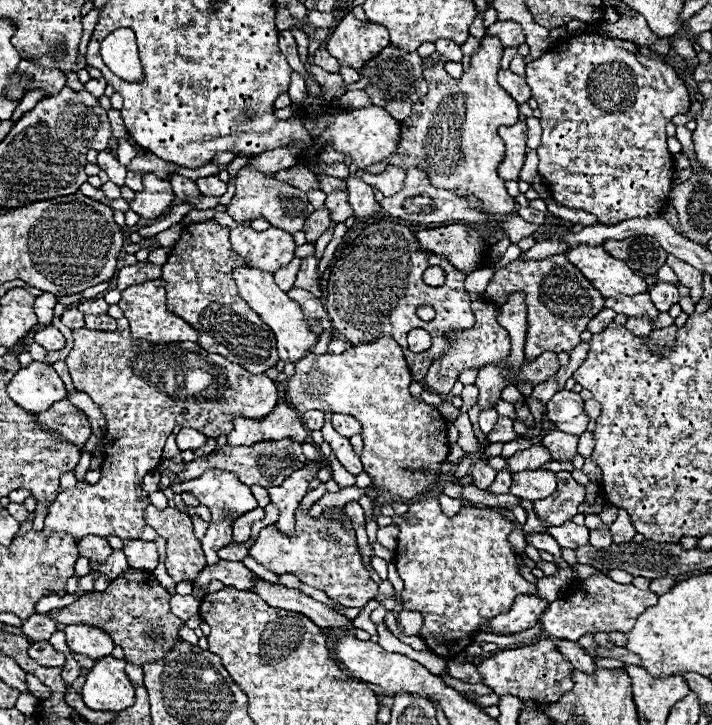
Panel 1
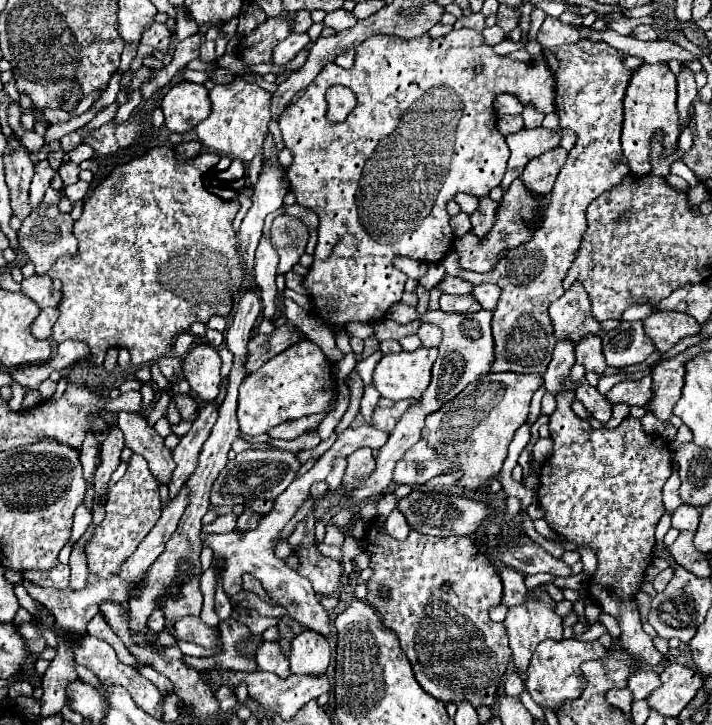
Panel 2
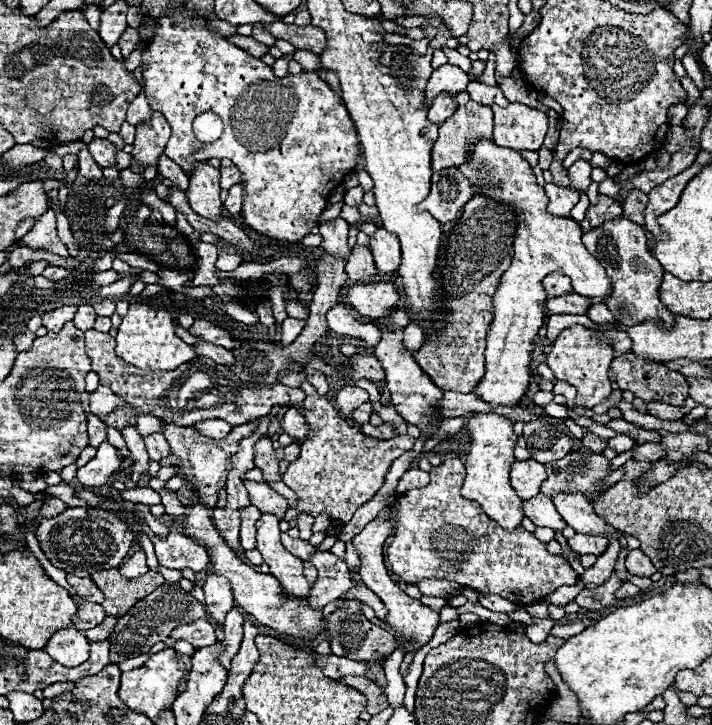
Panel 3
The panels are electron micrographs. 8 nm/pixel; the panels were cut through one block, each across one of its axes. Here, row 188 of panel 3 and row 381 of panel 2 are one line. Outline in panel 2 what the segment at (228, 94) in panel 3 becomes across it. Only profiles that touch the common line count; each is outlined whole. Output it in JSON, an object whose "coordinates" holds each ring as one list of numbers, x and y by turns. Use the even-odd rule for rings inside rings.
{"coordinates":[[302,338,298,344,274,356,262,368,244,378,238,398,240,430,248,436,258,436,282,422,322,412,332,398,332,388,334,380,330,374,330,362,314,342]]}

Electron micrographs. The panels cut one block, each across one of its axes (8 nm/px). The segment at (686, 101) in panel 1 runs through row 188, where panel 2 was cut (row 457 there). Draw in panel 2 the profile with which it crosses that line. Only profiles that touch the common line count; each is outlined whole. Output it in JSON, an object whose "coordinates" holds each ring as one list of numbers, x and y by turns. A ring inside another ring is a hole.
{"coordinates":[[562,392,556,396,558,408,550,416,550,438,554,440,554,452,548,458,546,466,540,470,540,488,538,488,538,502,546,512,548,526,558,532,560,536,568,538,576,544,586,544,598,556,598,570,590,580,590,596,602,606,602,610,614,616,620,624,622,636,620,646,636,656,640,662,646,664,660,664,662,654,654,648,652,638,642,630,640,614,636,610,634,596,644,582,644,570,652,562,652,548,654,548,654,530,664,514,662,506,662,486,672,474,672,456,666,442,658,442,654,436,648,436,640,420,626,418,614,430,592,430,588,422,580,420,570,404,574,400,574,392]]}

